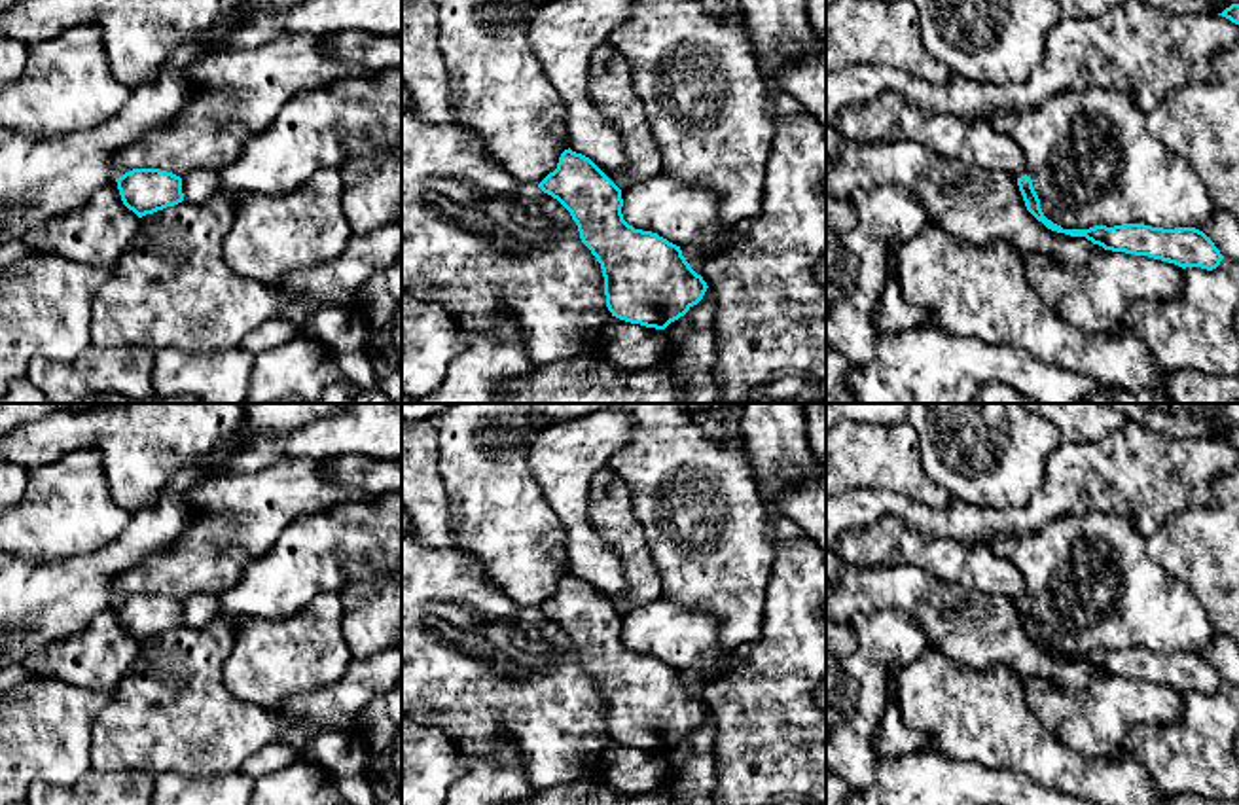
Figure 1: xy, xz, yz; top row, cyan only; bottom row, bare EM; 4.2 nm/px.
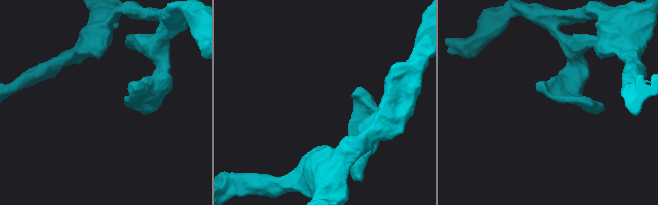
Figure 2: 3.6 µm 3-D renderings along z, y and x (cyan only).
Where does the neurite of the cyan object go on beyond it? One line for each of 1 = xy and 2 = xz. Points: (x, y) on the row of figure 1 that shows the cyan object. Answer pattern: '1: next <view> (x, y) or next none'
1: next none
2: next none

